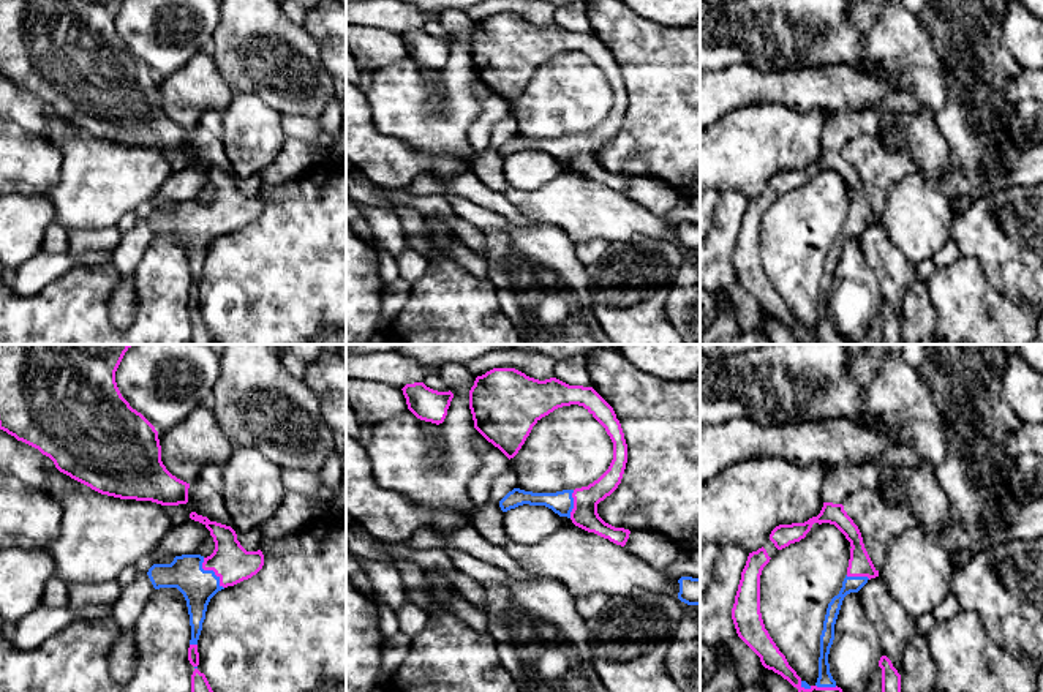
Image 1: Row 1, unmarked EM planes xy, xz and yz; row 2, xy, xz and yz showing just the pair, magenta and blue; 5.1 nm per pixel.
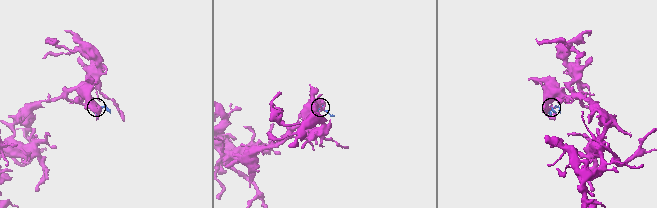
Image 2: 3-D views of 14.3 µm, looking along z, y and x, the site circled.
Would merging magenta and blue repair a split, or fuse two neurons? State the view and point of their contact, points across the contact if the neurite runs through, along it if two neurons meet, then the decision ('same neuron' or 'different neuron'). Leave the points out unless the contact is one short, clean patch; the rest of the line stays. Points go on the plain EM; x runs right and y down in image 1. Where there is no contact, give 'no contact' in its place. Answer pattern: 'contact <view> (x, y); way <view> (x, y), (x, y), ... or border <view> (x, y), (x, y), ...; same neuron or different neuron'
contact xy (212, 215); same neuron

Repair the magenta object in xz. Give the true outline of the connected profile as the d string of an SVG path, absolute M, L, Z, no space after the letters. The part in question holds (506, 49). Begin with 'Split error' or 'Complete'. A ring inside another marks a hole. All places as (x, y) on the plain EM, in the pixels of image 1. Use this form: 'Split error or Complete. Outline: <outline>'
Split error. Outline: M493 14L477 22L469 36L474 74L509 106L542 63L570 51L583 52L610 82L613 106L608 115L588 133L575 136L533 139L514 134L499 153L507 158L523 150L545 152L575 172L624 193L631 177L605 169L597 160L597 150L621 130L627 109L627 90L613 54L593 33L569 32L556 24L539 27L515 14Z

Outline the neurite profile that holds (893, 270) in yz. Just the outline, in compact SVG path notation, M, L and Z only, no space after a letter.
M880 223L868 226L858 242L866 264L879 281L883 302L901 321L904 292L917 280L915 264L890 240Z

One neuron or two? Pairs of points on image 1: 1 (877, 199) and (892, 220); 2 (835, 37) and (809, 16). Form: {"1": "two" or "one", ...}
{"1": "two", "2": "one"}

